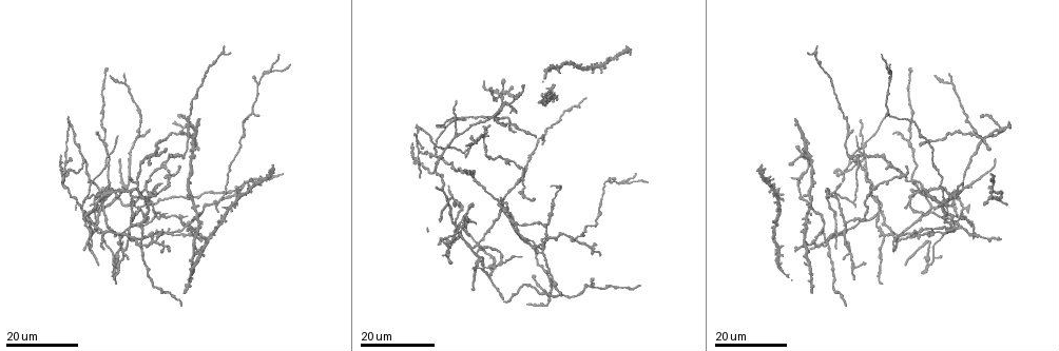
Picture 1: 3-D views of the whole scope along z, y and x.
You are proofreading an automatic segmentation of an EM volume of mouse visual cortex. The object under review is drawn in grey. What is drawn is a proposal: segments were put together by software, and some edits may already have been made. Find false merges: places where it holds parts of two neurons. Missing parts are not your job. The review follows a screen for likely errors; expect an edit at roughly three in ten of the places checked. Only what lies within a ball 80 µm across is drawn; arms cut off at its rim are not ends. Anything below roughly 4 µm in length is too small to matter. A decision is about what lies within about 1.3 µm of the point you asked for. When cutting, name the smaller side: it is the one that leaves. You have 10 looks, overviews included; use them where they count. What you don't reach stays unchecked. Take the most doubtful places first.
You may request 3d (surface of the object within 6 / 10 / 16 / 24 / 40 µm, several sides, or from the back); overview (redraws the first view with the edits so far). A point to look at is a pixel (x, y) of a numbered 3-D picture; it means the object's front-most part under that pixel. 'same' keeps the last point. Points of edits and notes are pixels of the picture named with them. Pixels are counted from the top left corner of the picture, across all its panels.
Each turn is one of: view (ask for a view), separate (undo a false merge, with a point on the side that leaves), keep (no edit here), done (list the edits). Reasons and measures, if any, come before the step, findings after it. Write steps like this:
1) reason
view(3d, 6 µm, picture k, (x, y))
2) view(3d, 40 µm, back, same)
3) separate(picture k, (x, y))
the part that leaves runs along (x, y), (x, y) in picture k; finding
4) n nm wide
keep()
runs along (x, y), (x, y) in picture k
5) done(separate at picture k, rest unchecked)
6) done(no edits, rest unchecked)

branch point
view(3d, 24 µm, picture 1, (949, 227))

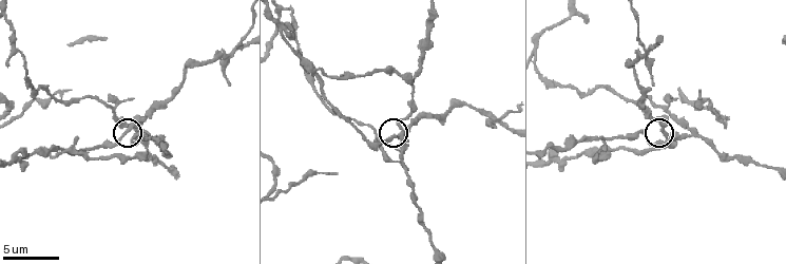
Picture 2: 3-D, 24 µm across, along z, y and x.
zoom in
view(3d, 6 µm, picture 2, (662, 129))

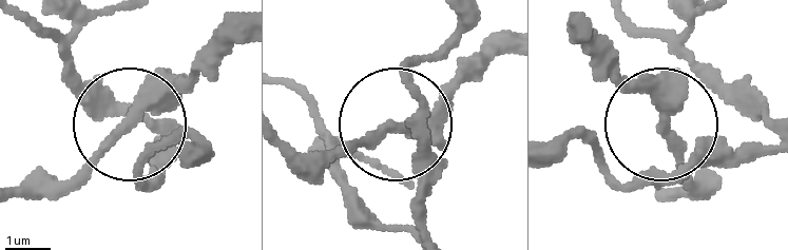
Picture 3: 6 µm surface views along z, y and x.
3 arms
keep()
one neuron here

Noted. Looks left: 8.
arms part here
view(3d, 10 µm, picture 2, (60, 153))

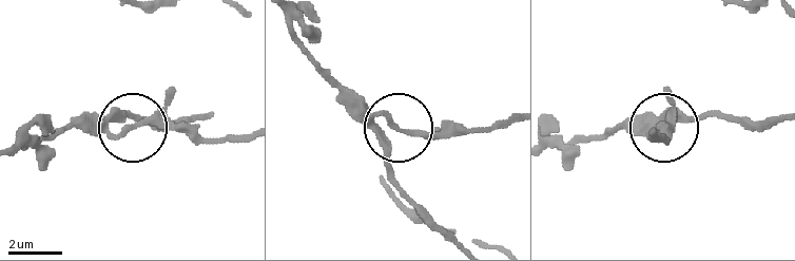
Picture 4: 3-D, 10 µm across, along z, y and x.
side arm 9 µm
keep()
runs along (778, 116), (751, 123), (682, 116), (669, 123) in picture 4; all the same neuron

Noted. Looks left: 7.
three arms meet
view(3d, 16 µm, picture 1, (119, 200))

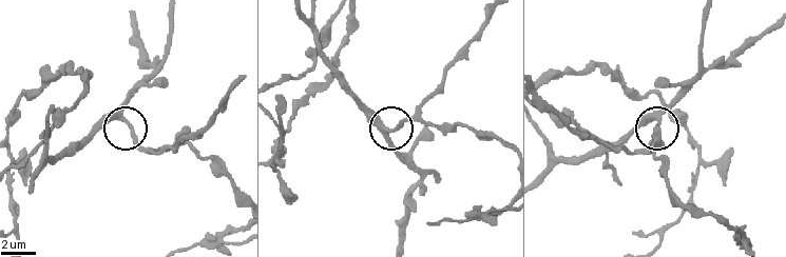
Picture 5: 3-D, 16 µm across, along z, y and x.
zoom in
view(3d, 6 µm, picture 5, (123, 120))

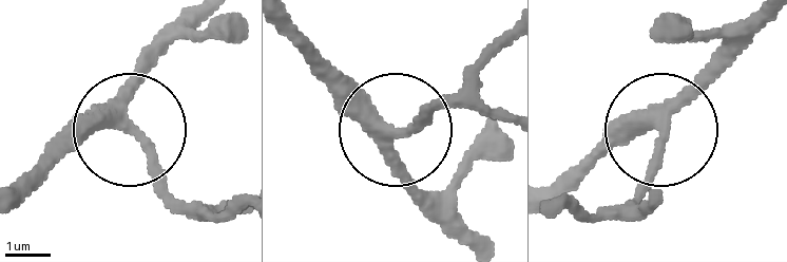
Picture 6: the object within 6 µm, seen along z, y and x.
other side
view(3d, 6 µm, back, picture 6, (134, 125))

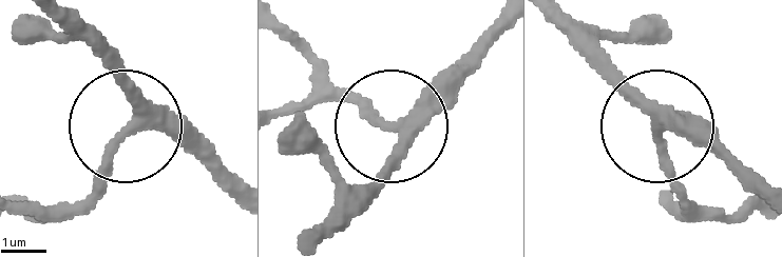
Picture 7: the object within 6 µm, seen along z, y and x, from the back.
250 nm wide
keep()
runs along (765, 204), (720, 159), (640, 114), (575, 50) in picture 7; continuous, no second neuron

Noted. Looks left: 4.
a fork
view(3d, 24 µm, picture 1, (129, 225))

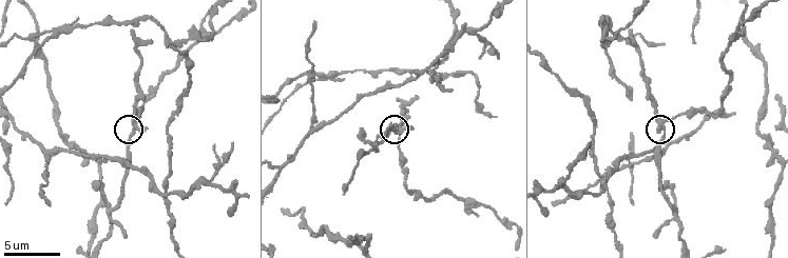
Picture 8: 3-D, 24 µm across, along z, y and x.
view(3d, 6 µm, picture 8, (403, 130))

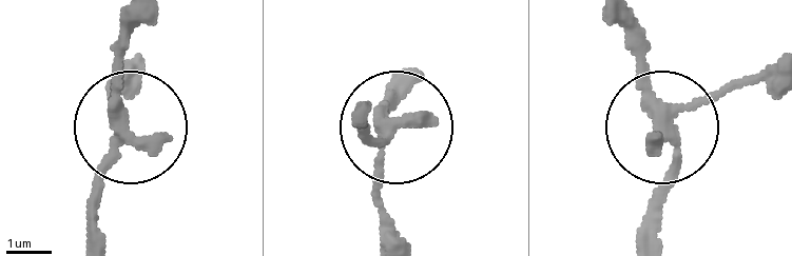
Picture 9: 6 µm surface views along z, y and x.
view(3d, 6 µm, back, picture 9, (127, 138))

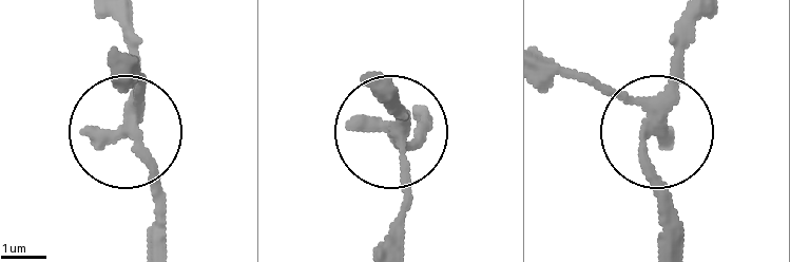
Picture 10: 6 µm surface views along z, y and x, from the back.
3 arms
keep()
continuous, no second neuron

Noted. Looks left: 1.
branch point
view(3d, 16 µm, picture 8, (53, 34))

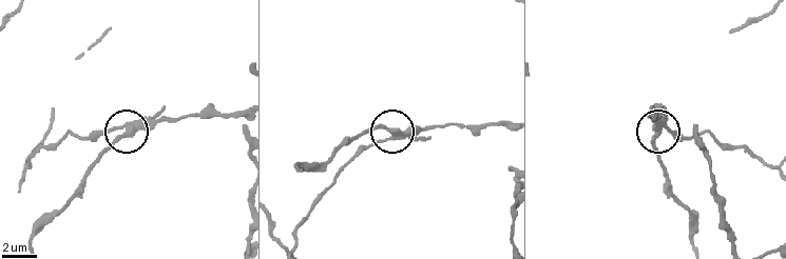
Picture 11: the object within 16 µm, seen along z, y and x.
3 arms
separate(picture 11, (113, 128))
the part that leaves runs along (402, 136), (374, 142), (340, 174), (299, 228), (295, 245) in picture 11; a second neuron is stuck on

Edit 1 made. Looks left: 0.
done(separate at picture 11, rest unchecked)

